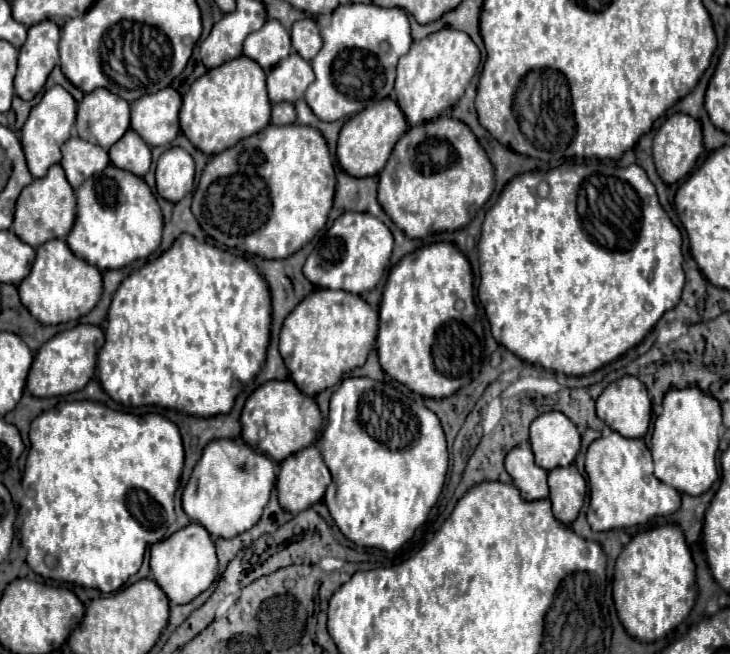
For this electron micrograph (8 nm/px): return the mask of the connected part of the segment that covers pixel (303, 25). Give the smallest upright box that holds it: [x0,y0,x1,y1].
[292,18,322,60]

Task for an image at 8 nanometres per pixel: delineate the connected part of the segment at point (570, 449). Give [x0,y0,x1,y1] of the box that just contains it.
[530,412,580,470]

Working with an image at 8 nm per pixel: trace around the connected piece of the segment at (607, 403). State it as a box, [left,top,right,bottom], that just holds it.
[596,376,652,438]

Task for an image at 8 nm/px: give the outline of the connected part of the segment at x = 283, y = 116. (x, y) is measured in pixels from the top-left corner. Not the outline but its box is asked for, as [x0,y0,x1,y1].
[272,102,296,124]

